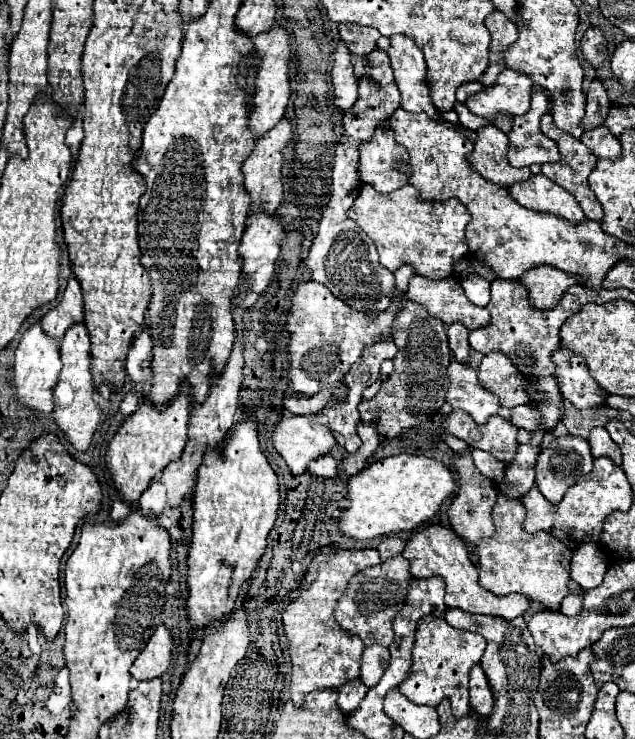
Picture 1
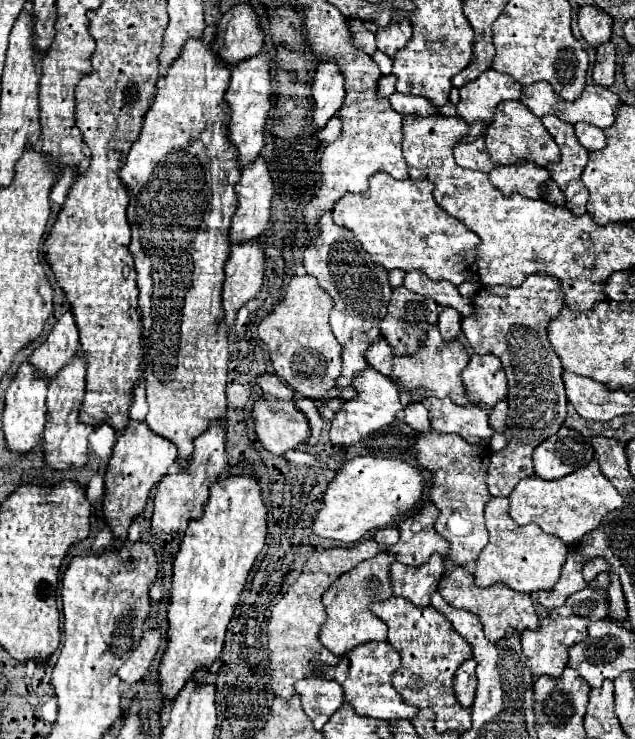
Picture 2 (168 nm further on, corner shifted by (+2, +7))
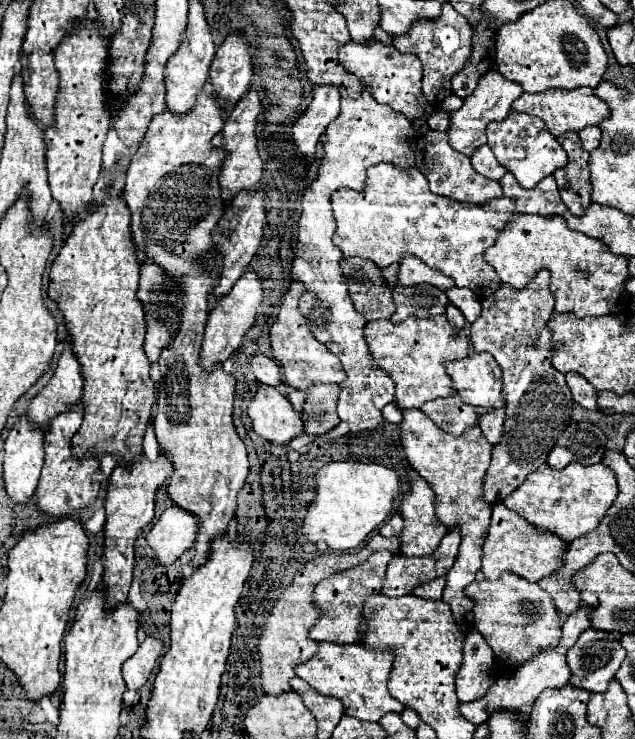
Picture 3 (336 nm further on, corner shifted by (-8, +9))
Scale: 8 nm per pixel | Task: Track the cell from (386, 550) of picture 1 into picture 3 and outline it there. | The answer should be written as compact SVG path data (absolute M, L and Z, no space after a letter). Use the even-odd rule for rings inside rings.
M394 512L394 514L384 522L384 526L380 528L380 534L382 534L382 536L400 536L400 532L402 532L402 518L400 518L398 512Z

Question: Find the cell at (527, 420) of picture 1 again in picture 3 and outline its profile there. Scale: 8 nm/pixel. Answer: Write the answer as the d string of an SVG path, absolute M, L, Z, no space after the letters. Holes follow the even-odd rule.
M504 408L482 412L478 424L480 424L480 428L482 428L484 438L486 438L490 444L500 442L500 438L502 438L502 424L504 424Z

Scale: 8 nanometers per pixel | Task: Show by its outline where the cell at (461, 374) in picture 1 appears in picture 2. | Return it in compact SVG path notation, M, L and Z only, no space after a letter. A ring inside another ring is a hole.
M430 328L428 336L420 348L420 352L416 356L394 356L392 348L388 346L386 340L372 344L368 348L368 364L372 368L376 368L378 372L382 372L384 376L392 378L392 380L400 380L406 388L426 388L428 396L436 396L436 398L446 398L450 396L456 404L476 404L466 392L464 392L464 382L460 380L460 372L464 370L464 366L468 364L468 352L466 348L458 342L458 340L444 340L438 332L438 328Z

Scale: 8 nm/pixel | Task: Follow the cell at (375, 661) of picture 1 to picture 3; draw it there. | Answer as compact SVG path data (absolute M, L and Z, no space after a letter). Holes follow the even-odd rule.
M320 642L318 652L308 662L296 666L294 672L302 680L306 680L318 694L338 698L344 706L344 714L358 720L378 722L388 712L400 714L404 710L404 706L400 706L398 700L394 700L388 692L392 662L394 662L392 652L386 654L382 650L366 650L360 644L340 646L340 644Z

